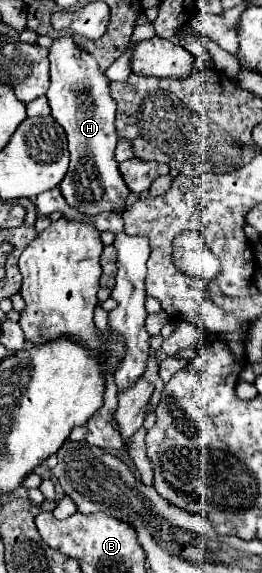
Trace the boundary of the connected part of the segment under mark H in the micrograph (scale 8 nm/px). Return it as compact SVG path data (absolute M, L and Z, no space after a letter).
M70 35L54 41L50 49L50 89L46 97L52 107L52 117L68 135L70 167L60 183L64 199L86 215L122 213L130 191L114 159L114 147L118 143L114 129L116 103L108 95L108 79L98 69L96 59L78 49Z

